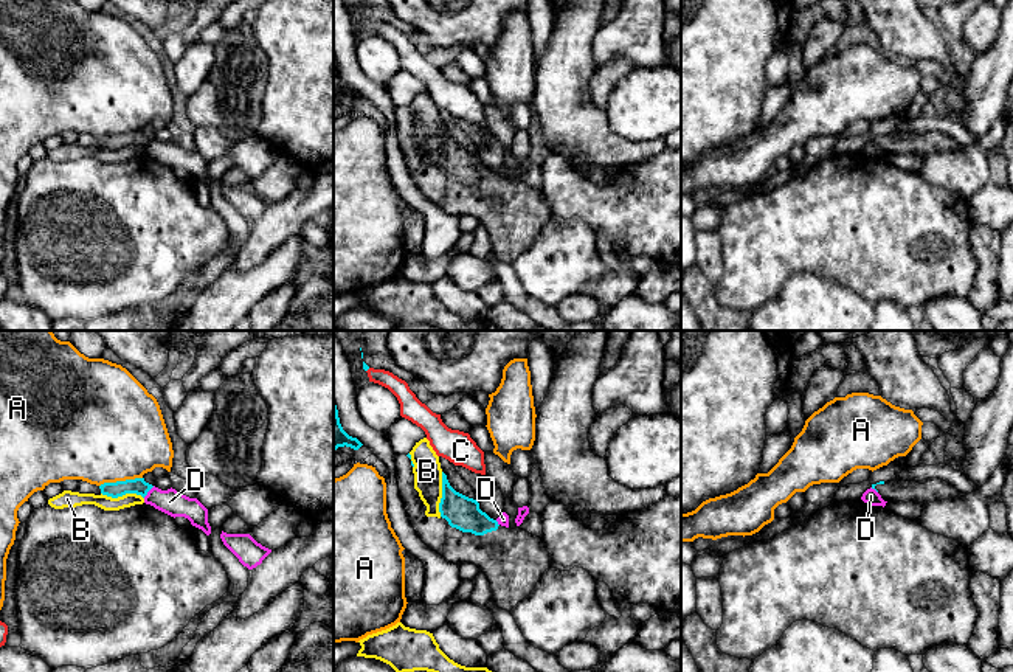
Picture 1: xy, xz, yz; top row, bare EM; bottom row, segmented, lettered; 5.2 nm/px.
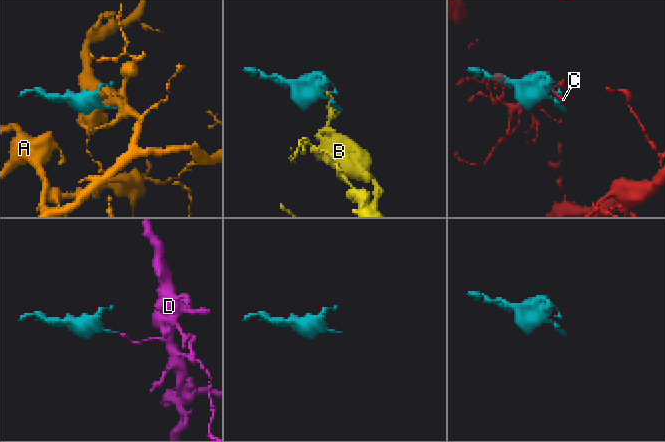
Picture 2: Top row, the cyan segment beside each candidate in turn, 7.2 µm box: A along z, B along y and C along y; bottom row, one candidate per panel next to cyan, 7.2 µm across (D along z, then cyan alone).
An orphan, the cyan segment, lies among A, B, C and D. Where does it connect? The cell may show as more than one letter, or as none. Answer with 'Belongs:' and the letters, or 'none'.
Belongs: none

